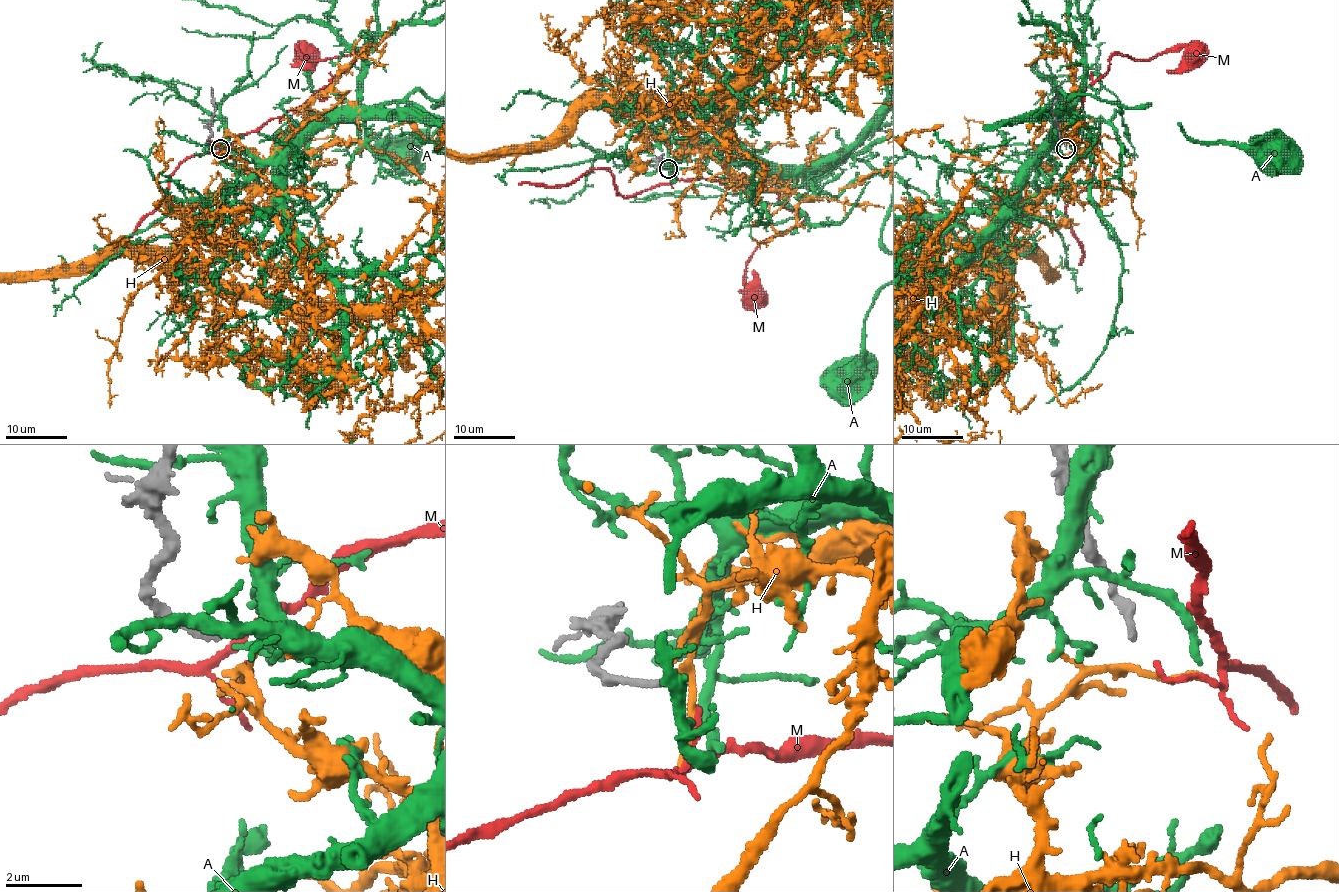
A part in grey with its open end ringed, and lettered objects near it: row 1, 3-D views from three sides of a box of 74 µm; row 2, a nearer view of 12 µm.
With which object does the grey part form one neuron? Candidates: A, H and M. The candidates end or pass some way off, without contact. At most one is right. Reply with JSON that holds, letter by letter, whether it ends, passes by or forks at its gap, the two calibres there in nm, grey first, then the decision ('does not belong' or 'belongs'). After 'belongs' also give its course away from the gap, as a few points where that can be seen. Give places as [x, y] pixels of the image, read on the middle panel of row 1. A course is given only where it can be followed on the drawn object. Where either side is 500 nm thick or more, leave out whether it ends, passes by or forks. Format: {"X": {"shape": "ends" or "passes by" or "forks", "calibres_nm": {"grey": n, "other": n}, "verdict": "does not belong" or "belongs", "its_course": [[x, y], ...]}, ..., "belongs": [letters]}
{"A": {"shape": "passes by", "calibres_nm": {"grey": 170, "other": 130}, "verdict": "does not belong"}, "H": {"shape": "passes by", "calibres_nm": {"grey": 170, "other": 190}, "verdict": "does not belong"}, "M": {"shape": "ends", "calibres_nm": {"grey": 170, "other": 130}, "verdict": "does not belong"}, "belongs": []}

